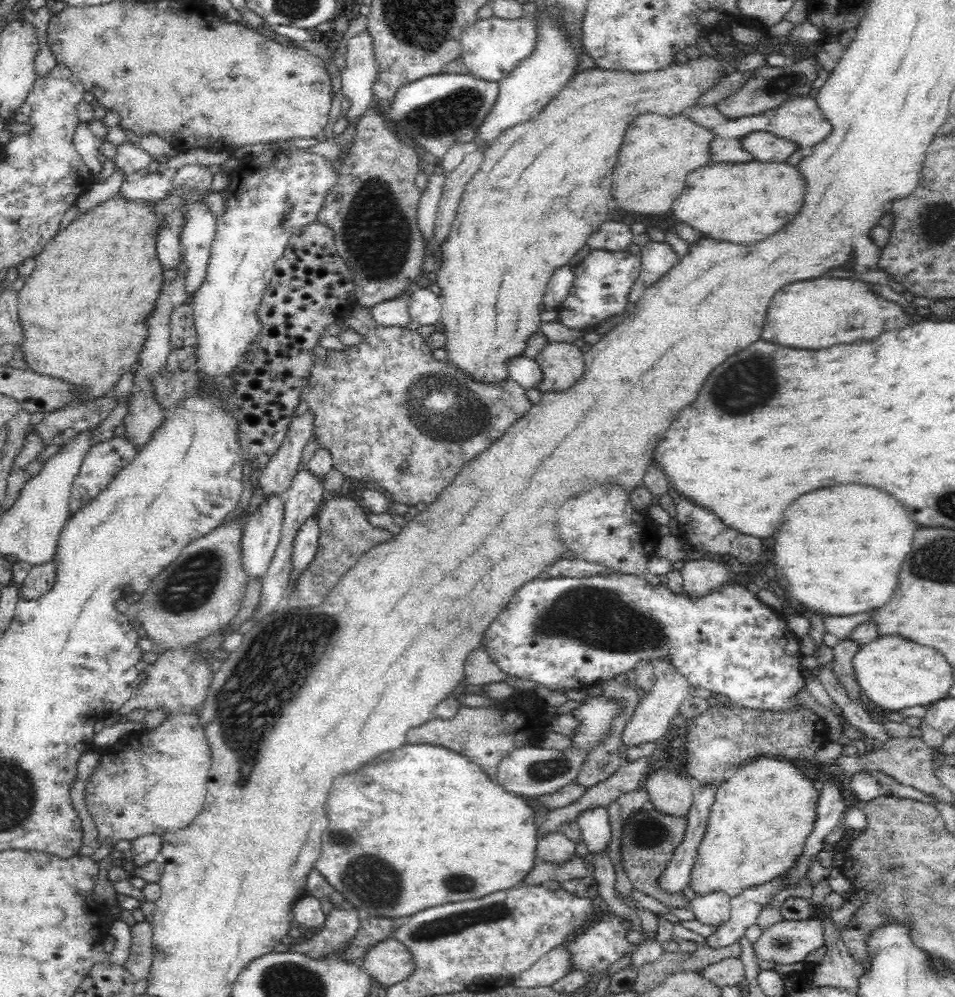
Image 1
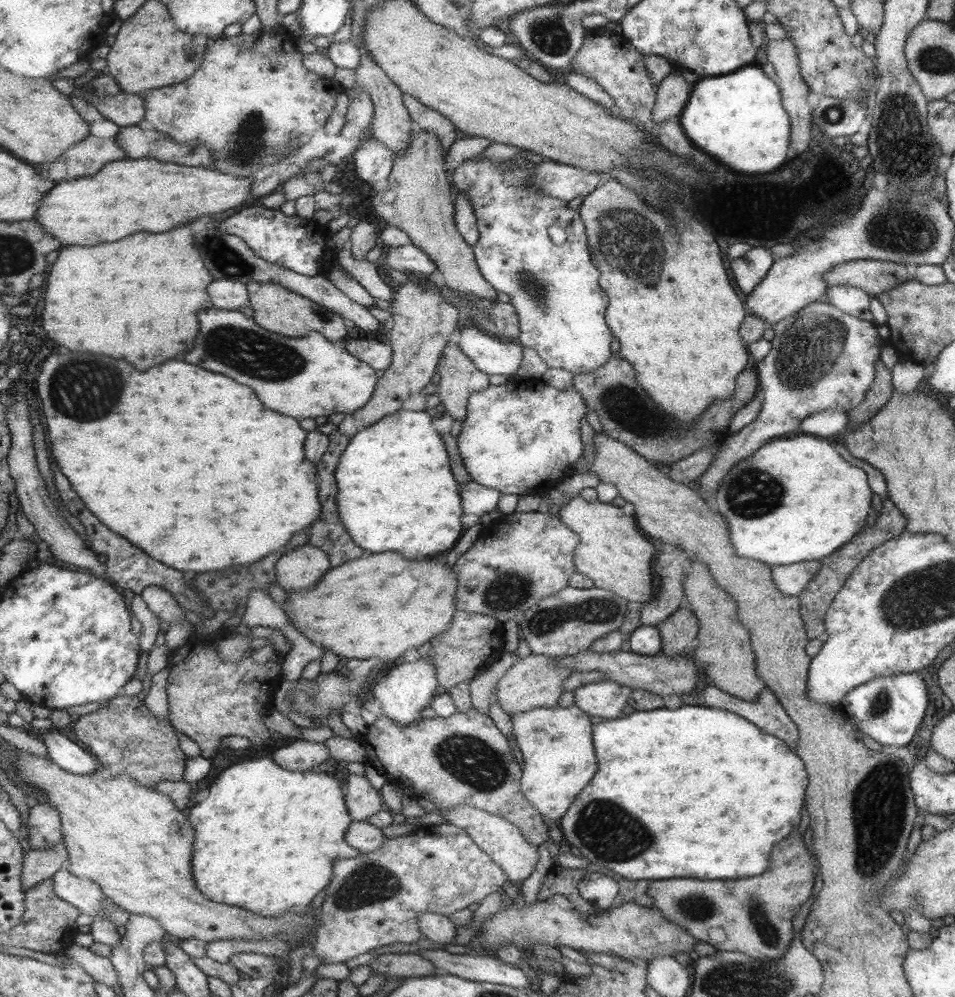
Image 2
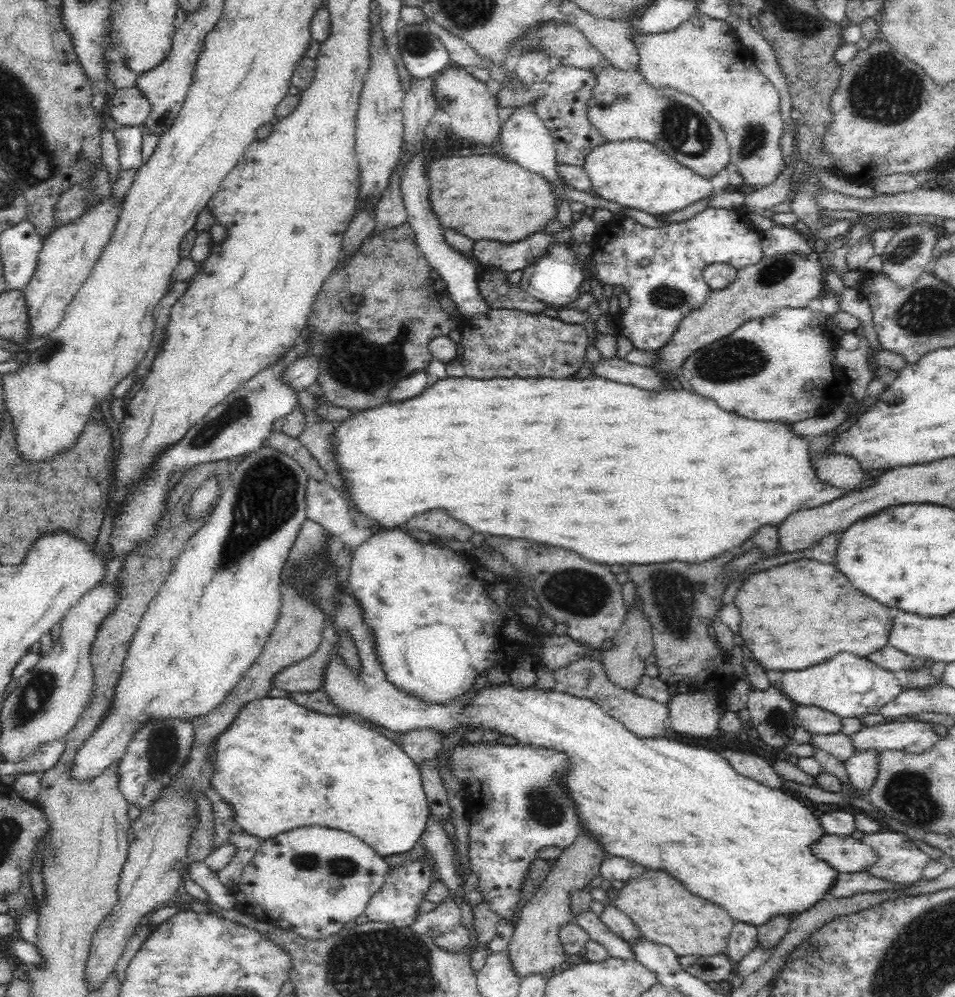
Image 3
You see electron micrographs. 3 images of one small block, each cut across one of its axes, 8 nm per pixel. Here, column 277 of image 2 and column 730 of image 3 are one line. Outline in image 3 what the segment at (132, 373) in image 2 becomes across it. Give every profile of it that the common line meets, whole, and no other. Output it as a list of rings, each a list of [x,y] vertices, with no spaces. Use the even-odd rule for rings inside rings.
[[[446,377],[437,380],[436,384],[428,385],[426,390],[420,396],[408,398],[408,400],[386,401],[380,404],[378,408],[366,409],[363,411],[353,411],[350,416],[335,424],[335,429],[331,432],[331,454],[335,457],[335,466],[338,466],[339,477],[343,479],[343,486],[347,487],[347,498],[351,498],[351,504],[359,510],[359,514],[364,516],[365,520],[371,521],[378,525],[378,528],[396,529],[401,524],[406,524],[410,518],[414,518],[416,514],[424,514],[428,510],[444,510],[450,518],[456,518],[458,522],[464,522],[468,528],[472,528],[472,532],[478,534],[490,534],[490,536],[508,536],[508,538],[522,538],[522,540],[534,540],[540,544],[550,544],[550,546],[558,546],[558,548],[566,548],[566,550],[574,550],[578,556],[598,562],[598,564],[656,564],[656,562],[668,562],[668,560],[682,560],[689,564],[700,564],[706,562],[710,558],[716,558],[724,551],[730,550],[732,546],[740,546],[754,528],[759,526],[774,525],[778,526],[792,512],[798,512],[802,509],[811,509],[822,506],[827,502],[832,502],[835,498],[842,497],[844,490],[836,490],[831,486],[824,486],[814,478],[814,470],[810,470],[808,464],[808,452],[806,448],[806,440],[800,440],[796,436],[790,434],[788,422],[756,422],[756,420],[746,420],[740,418],[738,414],[728,414],[722,412],[712,400],[702,398],[698,394],[690,394],[686,389],[674,391],[669,387],[664,394],[654,394],[655,391],[644,390],[637,386],[622,386],[618,382],[610,382],[606,378],[588,378],[588,380],[556,380],[556,378],[491,378],[490,380],[480,380],[470,377]]]

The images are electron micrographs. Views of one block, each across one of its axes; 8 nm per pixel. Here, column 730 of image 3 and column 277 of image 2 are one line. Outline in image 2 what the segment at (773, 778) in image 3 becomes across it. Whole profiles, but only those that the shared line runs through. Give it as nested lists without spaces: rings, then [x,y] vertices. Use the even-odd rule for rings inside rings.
[[[295,739],[289,745],[279,748],[269,758],[277,766],[285,770],[303,771],[314,770],[315,767],[329,758],[327,749],[322,743],[312,743],[302,739]]]

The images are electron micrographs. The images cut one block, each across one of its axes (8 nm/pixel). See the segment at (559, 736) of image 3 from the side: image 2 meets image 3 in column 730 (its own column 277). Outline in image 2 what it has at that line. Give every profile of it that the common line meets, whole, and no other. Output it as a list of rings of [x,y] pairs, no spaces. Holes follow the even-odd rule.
[[[271,758],[249,760],[223,769],[209,787],[207,798],[192,806],[188,817],[197,838],[191,861],[193,874],[197,874],[195,886],[201,886],[200,893],[213,898],[215,903],[241,906],[263,918],[275,918],[286,912],[302,914],[313,896],[331,880],[333,862],[360,854],[344,838],[352,817],[339,782],[314,770],[285,770]]]

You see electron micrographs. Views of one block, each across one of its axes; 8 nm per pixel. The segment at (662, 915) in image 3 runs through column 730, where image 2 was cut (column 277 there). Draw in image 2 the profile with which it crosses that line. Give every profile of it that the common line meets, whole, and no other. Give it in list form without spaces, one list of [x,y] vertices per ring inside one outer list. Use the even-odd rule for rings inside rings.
[[[7,744],[7,747],[10,751],[10,755],[17,757],[16,761],[12,763],[14,766],[13,773],[15,774],[15,782],[19,784],[22,788],[26,789],[35,789],[37,792],[46,794],[48,802],[55,806],[57,810],[60,811],[60,817],[63,822],[63,836],[64,843],[68,846],[69,858],[68,862],[65,864],[64,868],[69,869],[75,876],[79,878],[90,878],[93,882],[96,882],[101,886],[103,892],[114,901],[114,904],[119,905],[121,908],[124,908],[124,911],[129,915],[144,914],[149,915],[152,919],[155,919],[162,927],[165,932],[166,937],[177,941],[183,941],[187,939],[197,939],[203,940],[205,942],[211,942],[216,940],[223,939],[268,939],[272,937],[275,933],[283,933],[288,936],[288,943],[291,946],[296,946],[299,942],[310,942],[313,938],[309,935],[309,927],[315,922],[315,919],[311,915],[305,915],[306,909],[302,914],[282,914],[281,916],[276,916],[275,918],[263,918],[259,914],[253,914],[252,911],[243,910],[239,906],[227,906],[225,903],[215,903],[211,900],[205,900],[203,894],[200,893],[199,889],[195,886],[195,879],[191,878],[191,846],[193,846],[195,832],[191,824],[187,824],[187,818],[179,812],[179,808],[174,806],[172,799],[168,795],[159,794],[154,789],[149,787],[141,786],[140,783],[136,781],[133,777],[130,777],[128,774],[120,774],[114,777],[107,778],[101,771],[97,770],[91,774],[73,774],[64,768],[61,768],[53,759],[47,760],[43,756],[36,756],[30,754],[27,751],[18,750],[16,747]]]

